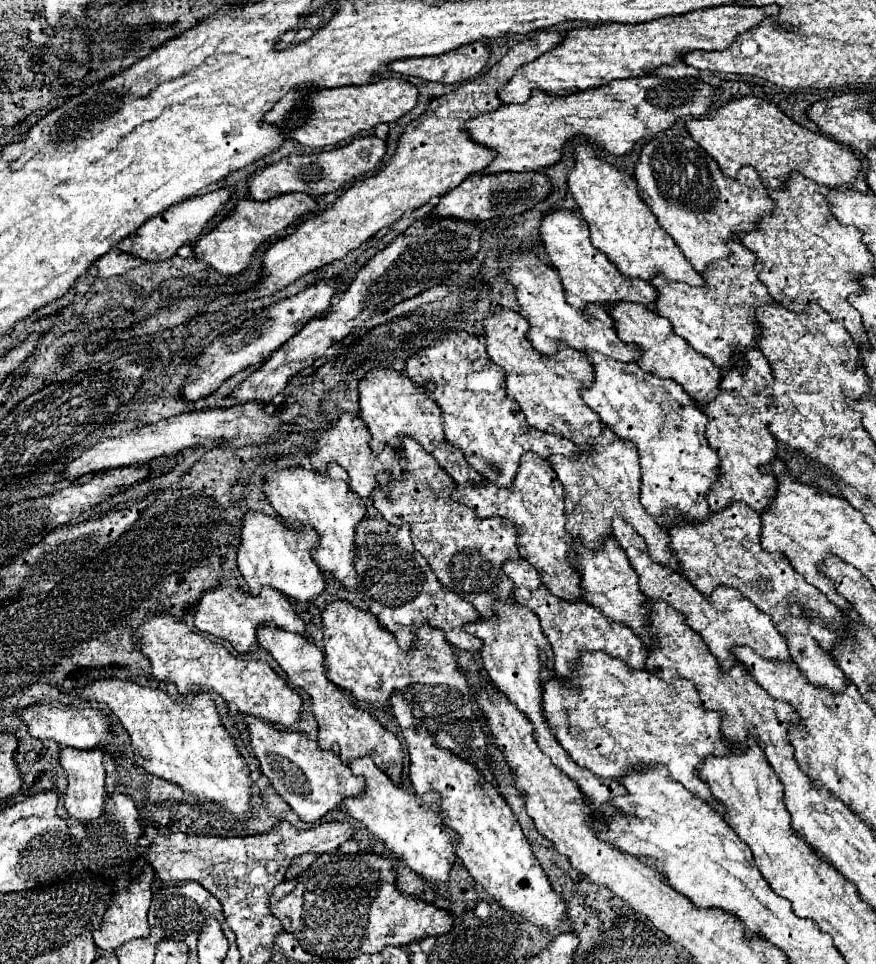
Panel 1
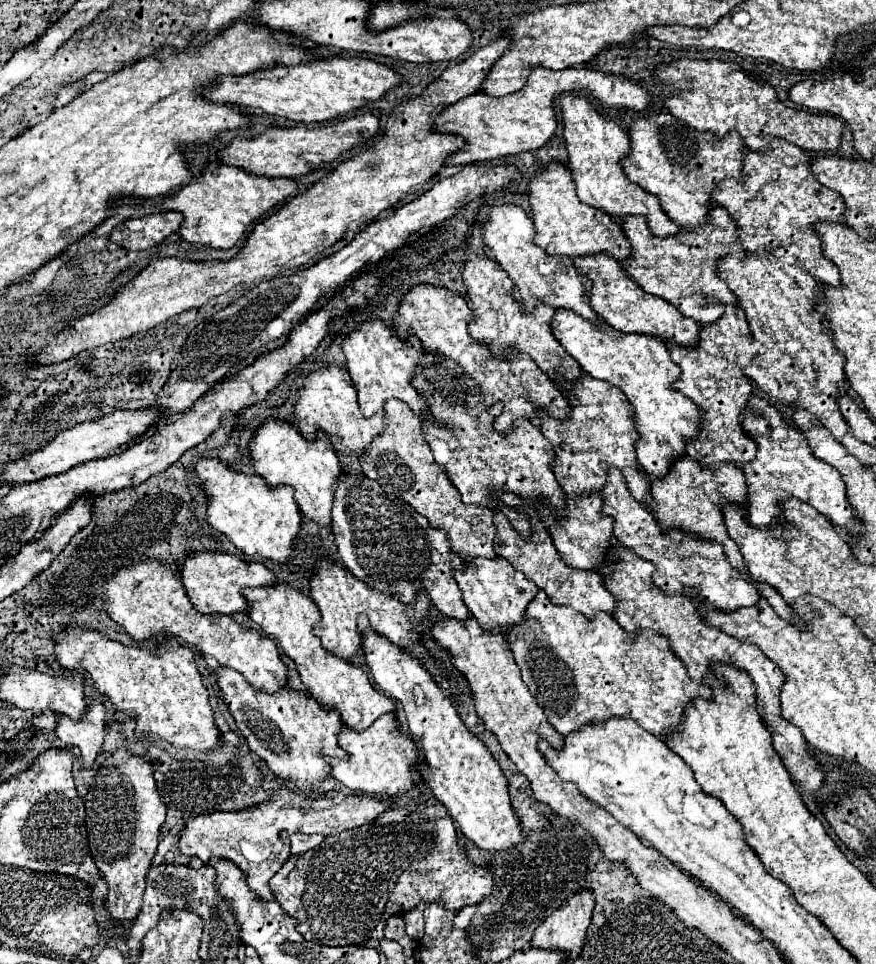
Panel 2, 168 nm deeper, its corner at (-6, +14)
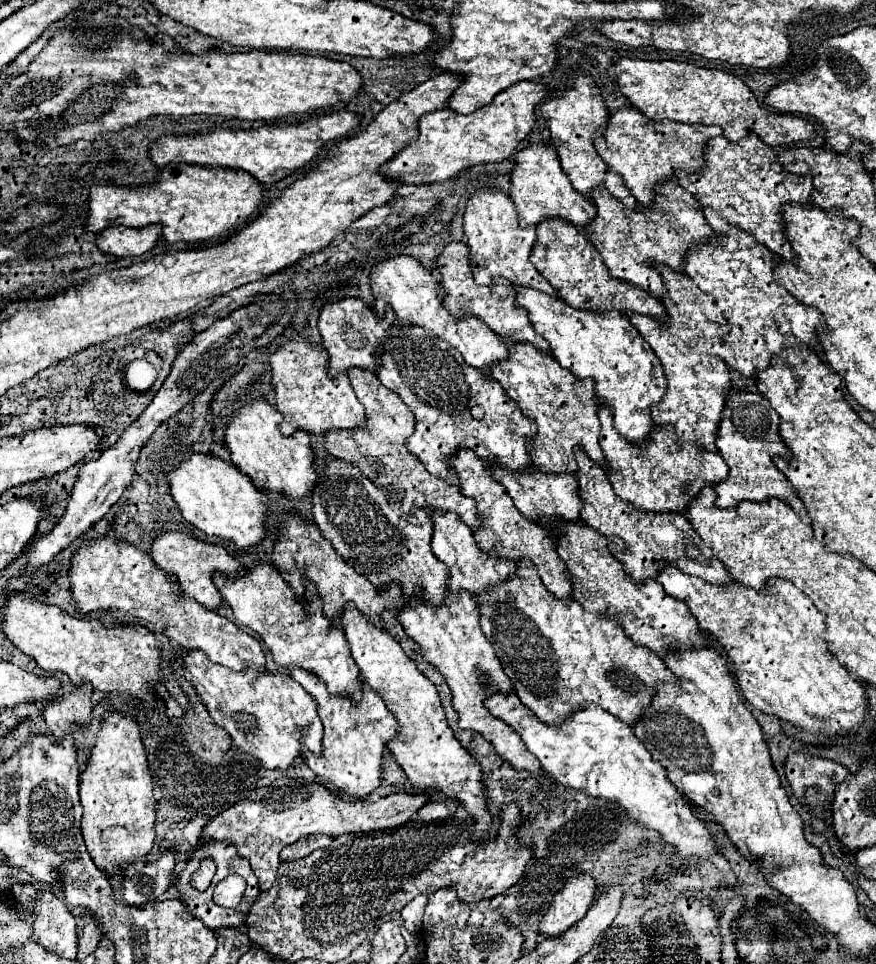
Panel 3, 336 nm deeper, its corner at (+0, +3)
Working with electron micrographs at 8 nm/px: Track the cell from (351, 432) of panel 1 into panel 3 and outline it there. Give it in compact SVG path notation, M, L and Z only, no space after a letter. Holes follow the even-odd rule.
M298 337L286 343L282 349L270 355L272 367L272 385L276 393L276 407L282 413L280 433L288 435L294 429L304 429L314 435L324 435L330 427L352 429L364 425L364 407L356 399L354 389L346 373L328 377L324 349L310 343L304 337Z

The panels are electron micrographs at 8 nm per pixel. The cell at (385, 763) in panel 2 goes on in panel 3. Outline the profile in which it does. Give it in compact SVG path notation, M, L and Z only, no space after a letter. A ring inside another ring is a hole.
M290 665L288 671L290 671L290 677L298 681L316 699L318 715L324 725L322 753L320 755L312 755L310 751L302 753L308 767L322 781L334 785L336 789L340 789L352 799L360 799L368 795L372 789L380 785L380 765L382 765L386 741L390 737L396 737L396 731L398 731L398 723L394 715L386 709L382 697L368 683L362 683L362 701L354 703L346 695L330 695L326 691L324 681L308 669Z

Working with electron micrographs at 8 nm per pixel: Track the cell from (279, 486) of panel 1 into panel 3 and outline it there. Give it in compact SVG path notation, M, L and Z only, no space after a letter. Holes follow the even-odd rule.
M250 401L250 403L244 403L244 407L240 407L238 411L234 411L224 427L224 441L232 453L232 463L242 471L246 473L252 483L256 487L262 487L262 489L268 489L268 491L276 491L276 493L284 493L292 499L296 497L304 497L306 493L310 493L310 489L314 487L314 479L318 477L316 469L314 469L314 455L312 455L312 449L310 449L310 437L306 431L302 429L294 429L292 435L284 437L278 429L282 417L280 413L268 403L268 401Z

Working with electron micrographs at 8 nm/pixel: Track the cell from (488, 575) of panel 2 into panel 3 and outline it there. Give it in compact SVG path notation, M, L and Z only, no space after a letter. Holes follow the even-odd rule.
M434 511L432 515L434 523L434 535L432 535L432 551L440 561L448 565L448 589L450 591L468 591L470 595L480 593L480 589L486 589L488 585L494 585L496 581L504 581L506 577L514 575L516 563L510 559L494 557L492 553L478 547L478 543L472 537L472 529L464 525L464 521L456 513L448 511Z

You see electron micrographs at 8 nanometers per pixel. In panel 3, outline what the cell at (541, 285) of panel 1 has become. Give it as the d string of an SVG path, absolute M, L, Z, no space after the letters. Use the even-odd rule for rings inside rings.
M482 187L468 199L464 209L464 235L468 237L472 273L476 283L492 285L492 279L496 275L502 275L504 279L512 283L528 285L556 297L556 291L552 289L552 285L528 261L530 249L536 241L536 227L522 229L518 225L514 203L504 191L500 191L498 187Z

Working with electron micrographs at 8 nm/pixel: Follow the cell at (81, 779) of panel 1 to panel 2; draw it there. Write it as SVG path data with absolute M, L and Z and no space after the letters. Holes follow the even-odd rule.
M100 700L90 704L90 714L82 722L72 722L72 718L60 718L56 726L56 736L64 744L72 744L80 750L82 770L92 768L96 756L102 752L106 728L106 708Z

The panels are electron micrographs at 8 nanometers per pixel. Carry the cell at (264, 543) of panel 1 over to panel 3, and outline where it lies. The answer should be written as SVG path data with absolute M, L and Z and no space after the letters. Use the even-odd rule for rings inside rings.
M188 451L188 455L170 473L166 473L166 481L182 517L206 535L230 539L238 549L252 547L262 541L268 497L234 465L228 465L210 453L202 455Z

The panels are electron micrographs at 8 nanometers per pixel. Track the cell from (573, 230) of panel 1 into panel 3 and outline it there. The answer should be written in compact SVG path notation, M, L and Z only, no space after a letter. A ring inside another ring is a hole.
M532 143L526 149L518 151L514 157L516 165L510 175L510 197L518 211L520 227L538 225L544 217L564 217L572 225L588 225L596 217L596 207L588 197L572 189L566 173L560 167L558 153L550 143Z

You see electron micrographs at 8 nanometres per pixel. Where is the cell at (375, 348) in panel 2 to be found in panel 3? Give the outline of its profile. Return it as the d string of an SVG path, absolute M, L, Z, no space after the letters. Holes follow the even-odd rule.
M350 297L324 305L320 309L318 329L324 349L328 351L328 371L332 371L332 375L336 375L338 371L346 371L348 367L362 367L370 371L376 369L380 339L384 339L386 335L386 321L380 319L364 301Z

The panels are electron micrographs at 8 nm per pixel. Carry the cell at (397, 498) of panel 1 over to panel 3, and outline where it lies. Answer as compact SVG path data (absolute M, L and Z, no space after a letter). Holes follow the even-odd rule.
M350 367L346 373L350 377L354 393L358 395L358 401L366 409L366 423L364 427L354 429L328 429L324 433L324 447L334 457L358 465L358 469L370 481L376 481L376 485L404 491L404 511L410 511L414 505L420 505L424 509L456 511L464 519L464 523L474 529L480 521L476 517L476 503L472 501L472 497L464 497L456 485L448 485L444 479L428 473L422 461L414 453L408 453L404 441L414 433L414 417L406 403L394 391L384 389L384 385L380 385L380 381L376 381L376 375L368 369Z

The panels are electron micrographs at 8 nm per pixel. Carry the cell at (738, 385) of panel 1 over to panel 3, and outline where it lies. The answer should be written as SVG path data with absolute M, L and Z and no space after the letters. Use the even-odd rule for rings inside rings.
M656 265L656 269L660 271L666 287L666 293L660 295L660 299L666 307L668 323L660 325L658 319L640 313L626 315L638 329L638 333L650 343L652 351L662 363L668 381L664 397L650 409L652 421L656 425L672 423L678 441L700 443L708 451L716 453L716 429L720 423L720 413L724 409L724 395L730 387L730 371L728 365L712 353L712 343L722 341L722 329L728 327L728 321L724 321L724 315L720 313L720 309L716 309L712 297L696 289L694 281L686 273L676 271L668 265Z

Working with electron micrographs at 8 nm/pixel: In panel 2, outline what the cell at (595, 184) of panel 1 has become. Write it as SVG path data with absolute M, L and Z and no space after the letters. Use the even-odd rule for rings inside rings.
M562 94L560 108L564 118L564 140L568 150L568 168L576 182L576 194L584 204L606 212L616 224L624 222L624 216L644 216L650 232L654 236L676 236L678 226L662 212L662 206L656 196L630 182L622 162L630 152L628 134L614 124L610 118L600 114L582 94Z

